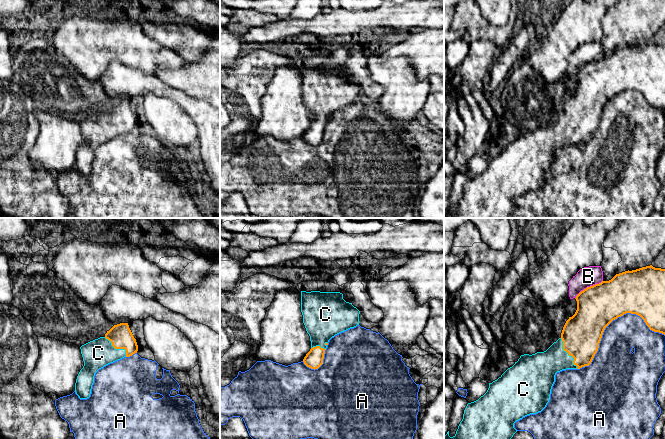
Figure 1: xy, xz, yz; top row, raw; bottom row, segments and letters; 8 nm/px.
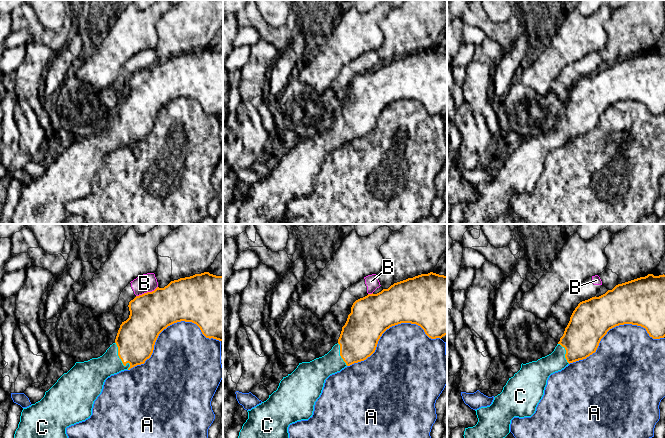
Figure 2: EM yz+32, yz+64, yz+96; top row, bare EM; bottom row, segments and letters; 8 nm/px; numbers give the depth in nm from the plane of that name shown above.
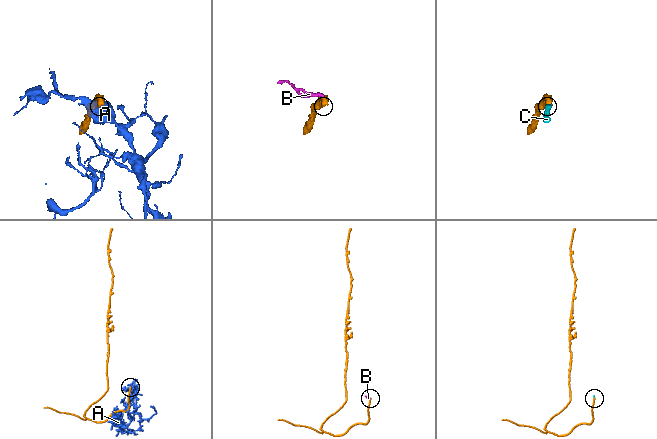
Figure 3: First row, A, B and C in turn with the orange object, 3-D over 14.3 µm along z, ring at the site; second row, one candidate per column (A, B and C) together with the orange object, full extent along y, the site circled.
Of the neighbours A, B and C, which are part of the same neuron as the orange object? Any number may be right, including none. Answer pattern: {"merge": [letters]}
{"merge": ["C"]}

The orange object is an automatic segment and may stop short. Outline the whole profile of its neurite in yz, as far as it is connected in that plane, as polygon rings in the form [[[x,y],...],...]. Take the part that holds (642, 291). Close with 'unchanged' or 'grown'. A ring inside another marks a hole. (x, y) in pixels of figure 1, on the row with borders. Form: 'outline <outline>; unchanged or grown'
outline [[[652,265],[642,267],[636,270],[632,271],[625,271],[619,274],[616,274],[611,280],[609,281],[602,281],[599,284],[595,284],[593,286],[587,287],[583,291],[581,291],[576,296],[577,301],[577,310],[575,314],[572,317],[569,317],[569,319],[566,321],[561,337],[554,342],[546,351],[544,352],[537,352],[535,354],[529,355],[524,354],[521,355],[515,364],[508,368],[497,380],[493,381],[492,383],[489,383],[489,388],[487,392],[481,396],[478,400],[468,403],[463,414],[463,419],[460,422],[458,429],[456,431],[456,434],[453,437],[449,436],[449,431],[444,436],[444,439],[511,439],[513,435],[517,432],[517,430],[514,428],[514,423],[523,417],[530,415],[530,414],[536,414],[538,412],[541,412],[547,405],[547,403],[550,400],[550,394],[552,386],[555,382],[555,375],[557,372],[560,372],[562,370],[566,369],[580,369],[585,366],[589,366],[595,356],[595,354],[598,351],[599,343],[601,341],[603,332],[605,328],[615,319],[618,317],[623,316],[626,313],[636,314],[640,316],[646,325],[649,327],[650,330],[654,332],[659,332],[665,335],[665,269],[661,268],[655,268]]]; grown

